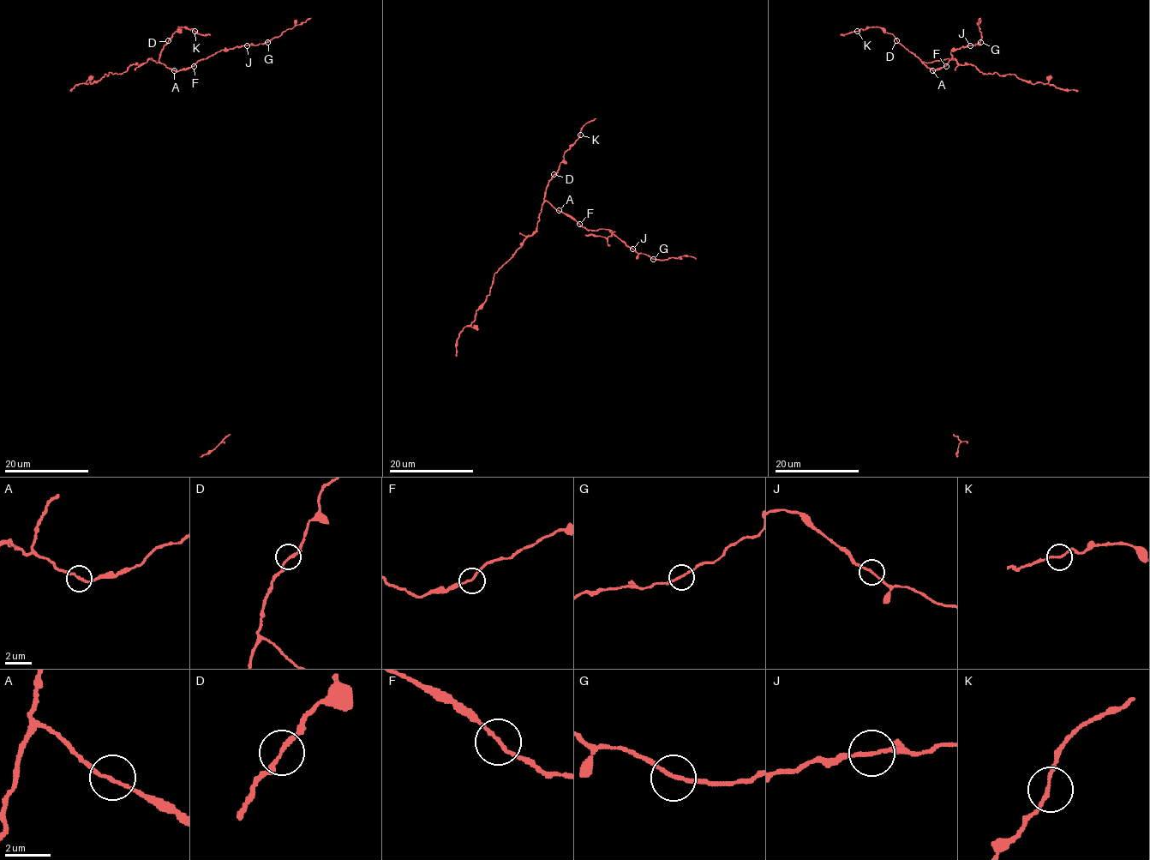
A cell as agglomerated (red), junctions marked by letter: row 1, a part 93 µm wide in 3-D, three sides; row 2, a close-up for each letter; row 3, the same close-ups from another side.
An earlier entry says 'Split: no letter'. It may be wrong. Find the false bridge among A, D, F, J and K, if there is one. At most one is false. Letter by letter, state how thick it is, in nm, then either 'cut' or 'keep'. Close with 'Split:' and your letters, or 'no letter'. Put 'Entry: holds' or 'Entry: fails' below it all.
A: calibre 150 nm; keep
D: calibre 150 nm; keep
F: calibre 150 nm; keep
J: calibre 140 nm; keep
K: calibre 140 nm; keep
Split: no letter
Entry: holds

